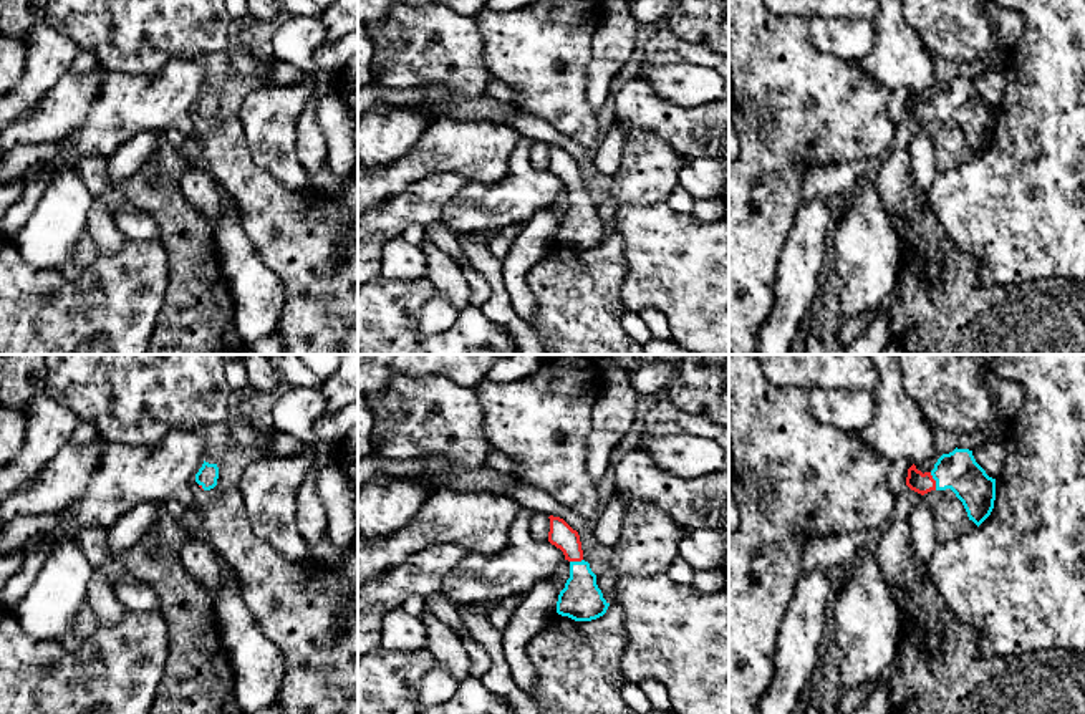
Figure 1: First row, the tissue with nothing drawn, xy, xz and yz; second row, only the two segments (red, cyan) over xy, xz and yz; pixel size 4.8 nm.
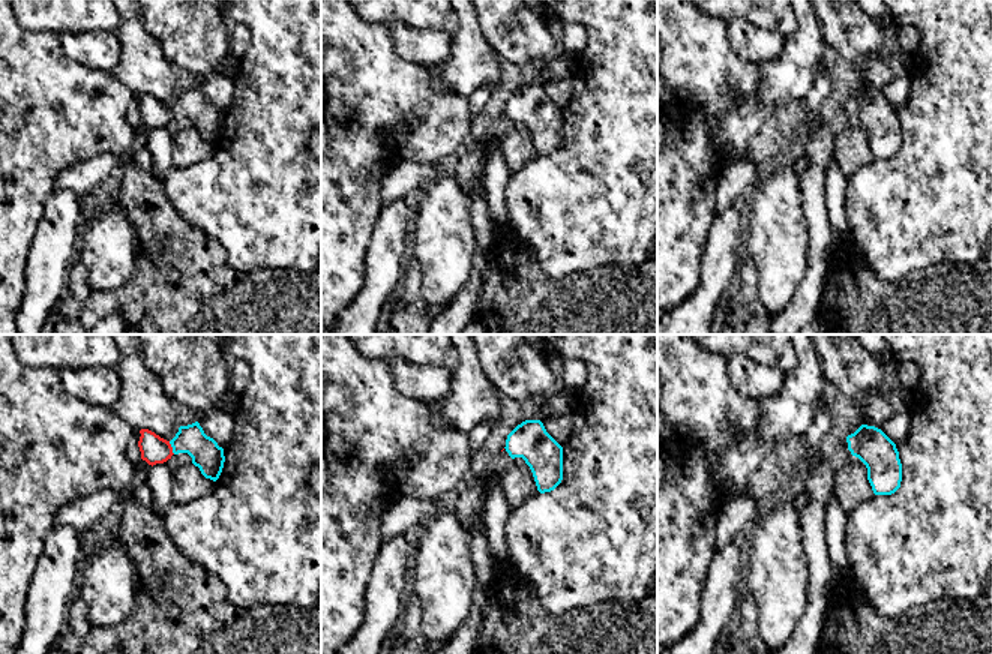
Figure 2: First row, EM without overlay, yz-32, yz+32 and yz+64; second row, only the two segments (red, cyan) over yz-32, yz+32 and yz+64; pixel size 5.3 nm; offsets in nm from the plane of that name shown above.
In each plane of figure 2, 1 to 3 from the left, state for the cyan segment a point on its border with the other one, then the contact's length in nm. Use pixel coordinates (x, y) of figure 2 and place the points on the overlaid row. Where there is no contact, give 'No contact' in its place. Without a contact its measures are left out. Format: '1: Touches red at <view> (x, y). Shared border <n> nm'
1: Touches red at yz-32 (171, 447). Shared border 80 nm
2: No contact
3: No contact

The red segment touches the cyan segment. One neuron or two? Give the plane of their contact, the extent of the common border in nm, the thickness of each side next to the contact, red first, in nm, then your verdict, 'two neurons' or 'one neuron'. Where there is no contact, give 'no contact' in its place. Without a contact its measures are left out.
contact in yz; length 90 nm; calibres 100 and 190 nm; one neuron

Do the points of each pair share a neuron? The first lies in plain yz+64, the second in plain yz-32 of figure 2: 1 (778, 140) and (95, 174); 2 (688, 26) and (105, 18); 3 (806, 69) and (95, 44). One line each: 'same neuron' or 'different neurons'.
1: different neurons
2: different neurons
3: different neurons

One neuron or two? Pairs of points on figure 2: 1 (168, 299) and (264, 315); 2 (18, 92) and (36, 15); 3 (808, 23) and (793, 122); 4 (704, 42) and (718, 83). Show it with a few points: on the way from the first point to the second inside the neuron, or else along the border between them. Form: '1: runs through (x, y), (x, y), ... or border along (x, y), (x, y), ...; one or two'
1: runs through (192, 308), (200, 315), (240, 315); one
2: border along (15, 17), (24, 29), (50, 30), (57, 38); two
3: border along (802, 98), (781, 102), (766, 119); two
4: runs through (704, 53), (704, 69), (707, 72); one

